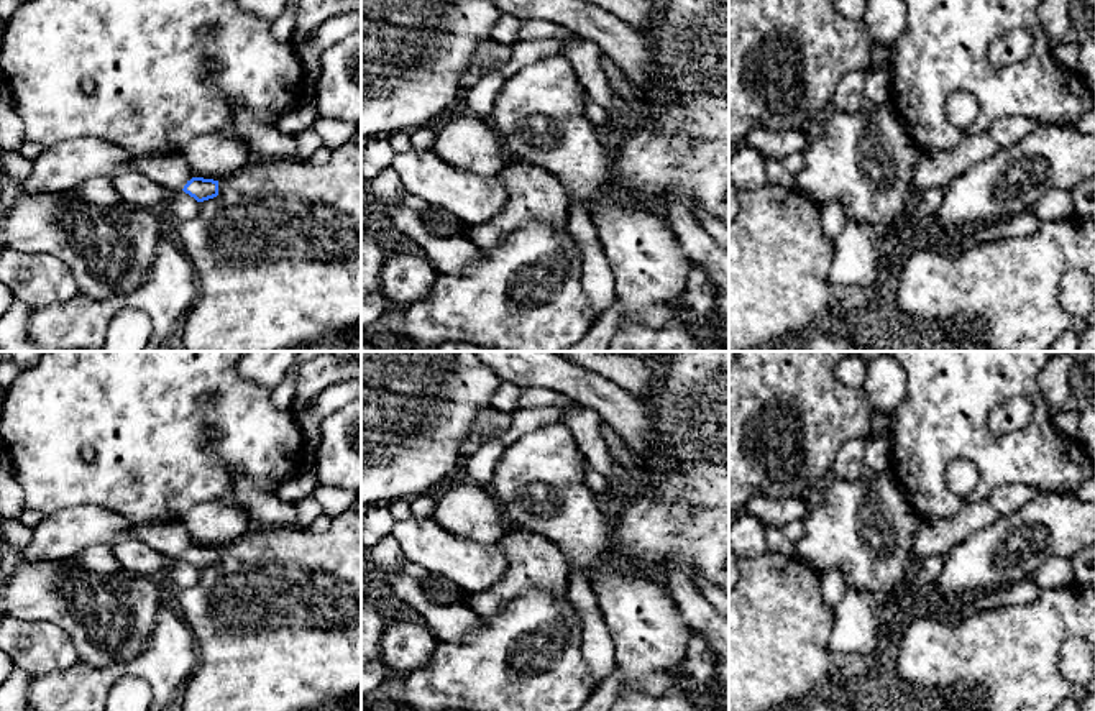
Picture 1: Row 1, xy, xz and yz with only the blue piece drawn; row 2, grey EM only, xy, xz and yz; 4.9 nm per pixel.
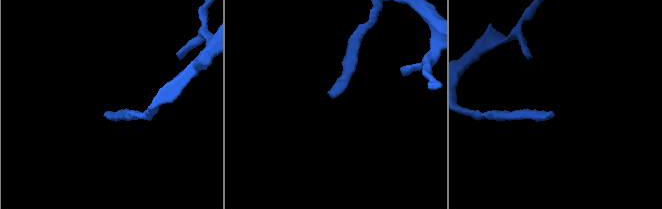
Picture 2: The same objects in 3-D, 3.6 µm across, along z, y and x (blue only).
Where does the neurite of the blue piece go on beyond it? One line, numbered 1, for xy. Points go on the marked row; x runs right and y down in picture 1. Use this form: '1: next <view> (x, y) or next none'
1: next xy (169, 169)

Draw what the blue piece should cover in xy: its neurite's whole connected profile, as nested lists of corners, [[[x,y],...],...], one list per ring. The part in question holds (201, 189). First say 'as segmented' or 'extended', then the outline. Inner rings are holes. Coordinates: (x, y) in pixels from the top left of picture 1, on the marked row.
extended | [[[154,153],[131,158],[131,166],[156,184],[184,190],[197,202],[218,195],[218,181],[197,177],[182,153]]]

